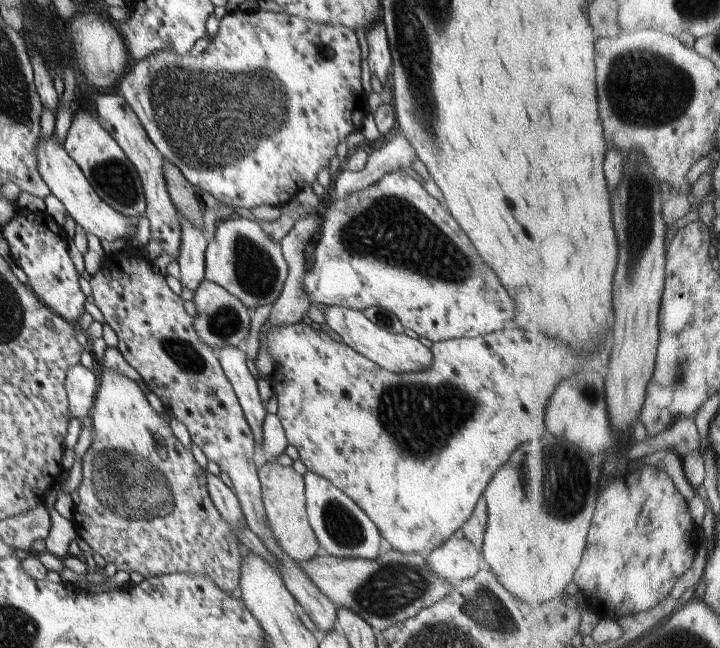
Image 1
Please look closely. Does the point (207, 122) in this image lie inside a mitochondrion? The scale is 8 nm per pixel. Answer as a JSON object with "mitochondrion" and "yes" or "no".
{"mitochondrion":"yes"}

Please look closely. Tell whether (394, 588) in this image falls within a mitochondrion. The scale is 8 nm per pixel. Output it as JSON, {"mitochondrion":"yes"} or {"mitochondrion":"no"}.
{"mitochondrion":"yes"}

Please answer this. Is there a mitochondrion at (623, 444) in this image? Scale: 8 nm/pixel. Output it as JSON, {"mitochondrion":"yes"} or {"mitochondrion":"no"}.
{"mitochondrion":"no"}

